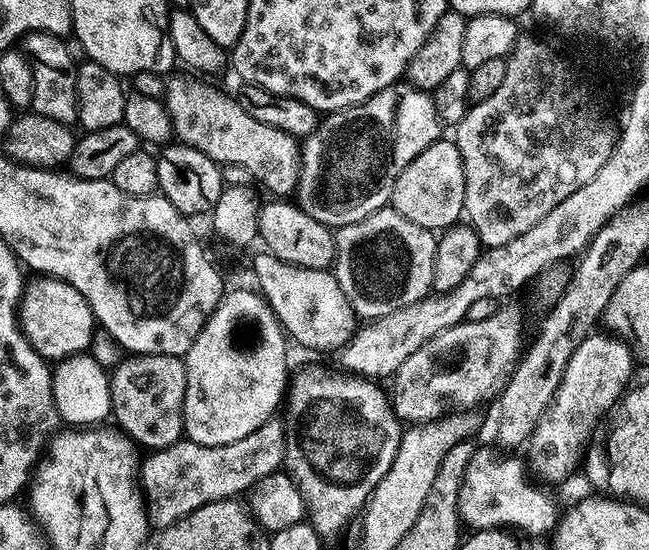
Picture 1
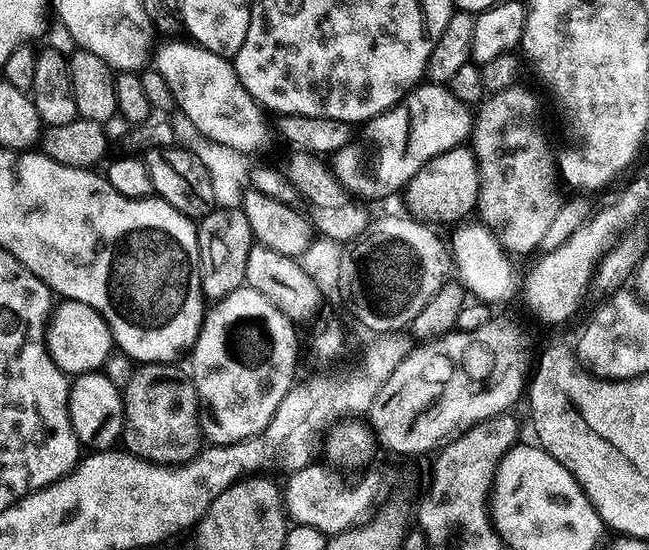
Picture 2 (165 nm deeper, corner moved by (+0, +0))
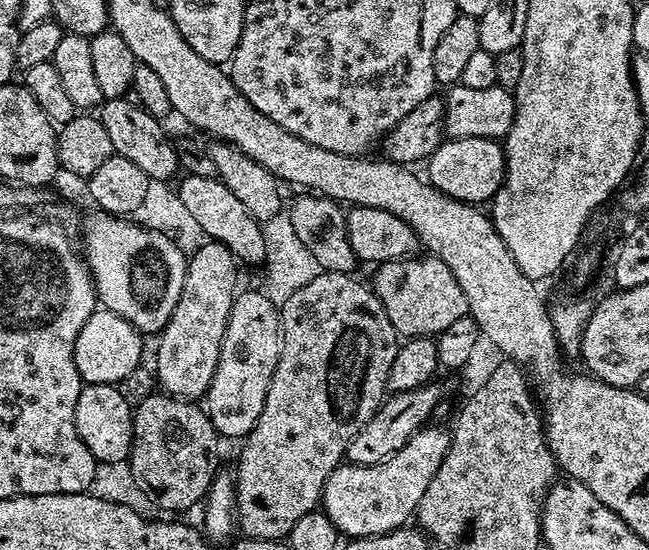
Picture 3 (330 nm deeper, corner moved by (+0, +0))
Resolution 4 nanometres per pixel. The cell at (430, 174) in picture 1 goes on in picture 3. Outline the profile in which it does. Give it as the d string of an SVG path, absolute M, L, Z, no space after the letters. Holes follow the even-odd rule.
M486 136L448 138L426 161L426 179L432 187L450 200L484 206L504 184L504 149L501 141Z

